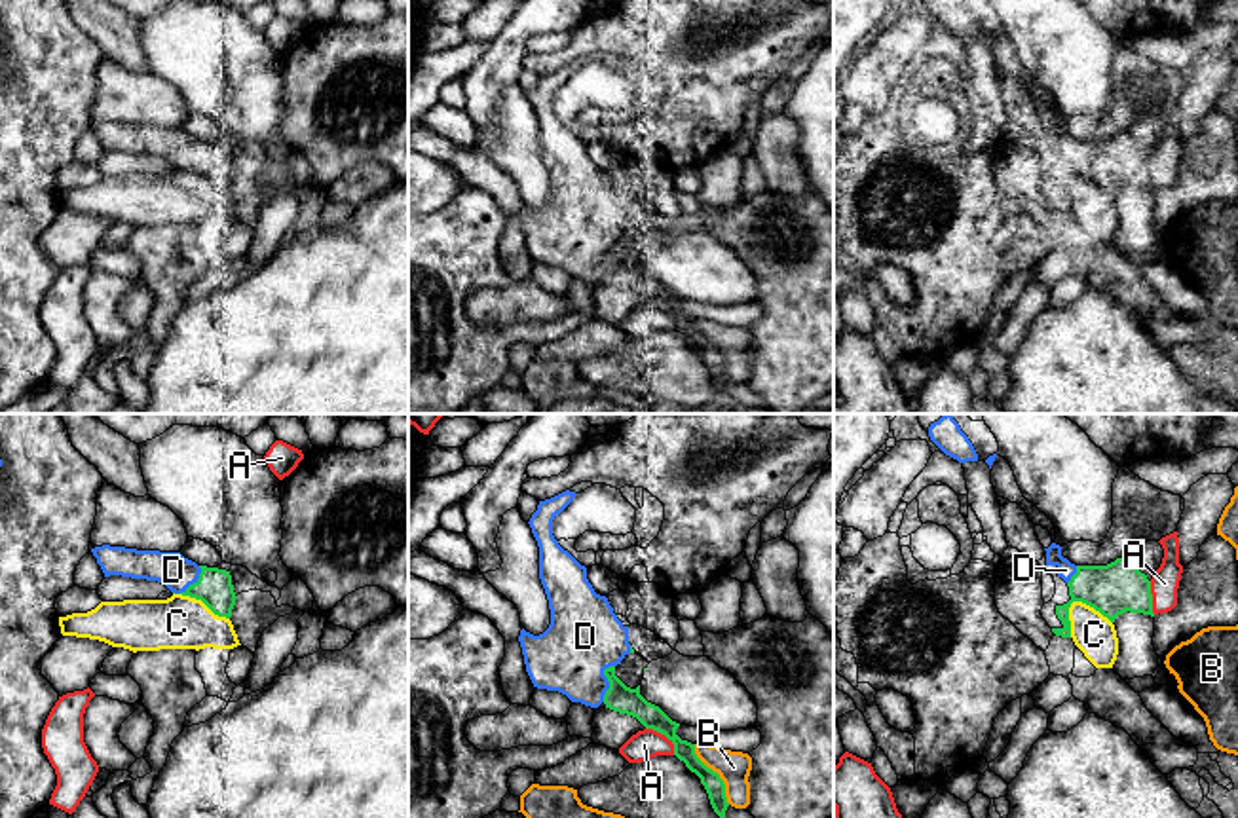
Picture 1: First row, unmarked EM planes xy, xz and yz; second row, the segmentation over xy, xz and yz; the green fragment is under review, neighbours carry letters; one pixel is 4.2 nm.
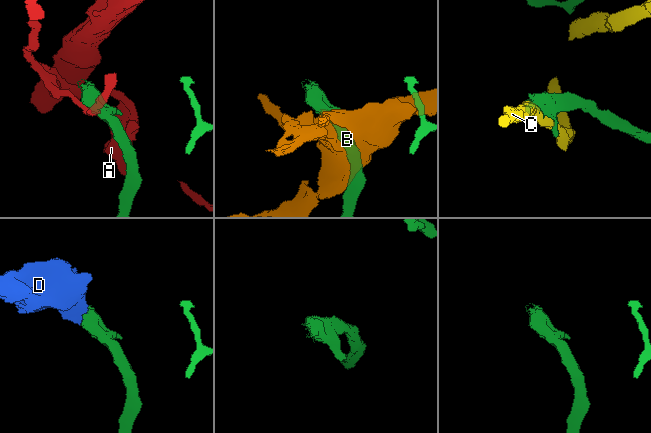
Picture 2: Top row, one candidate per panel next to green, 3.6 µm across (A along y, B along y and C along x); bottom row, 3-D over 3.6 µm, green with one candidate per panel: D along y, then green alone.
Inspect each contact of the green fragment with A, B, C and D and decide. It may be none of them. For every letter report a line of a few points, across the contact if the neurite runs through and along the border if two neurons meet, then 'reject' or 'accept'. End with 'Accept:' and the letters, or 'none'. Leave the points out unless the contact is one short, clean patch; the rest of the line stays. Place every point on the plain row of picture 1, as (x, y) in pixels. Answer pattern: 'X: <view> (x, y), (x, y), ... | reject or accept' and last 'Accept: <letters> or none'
A: reject
B: reject
C: reject
D: accept
Accept: D

